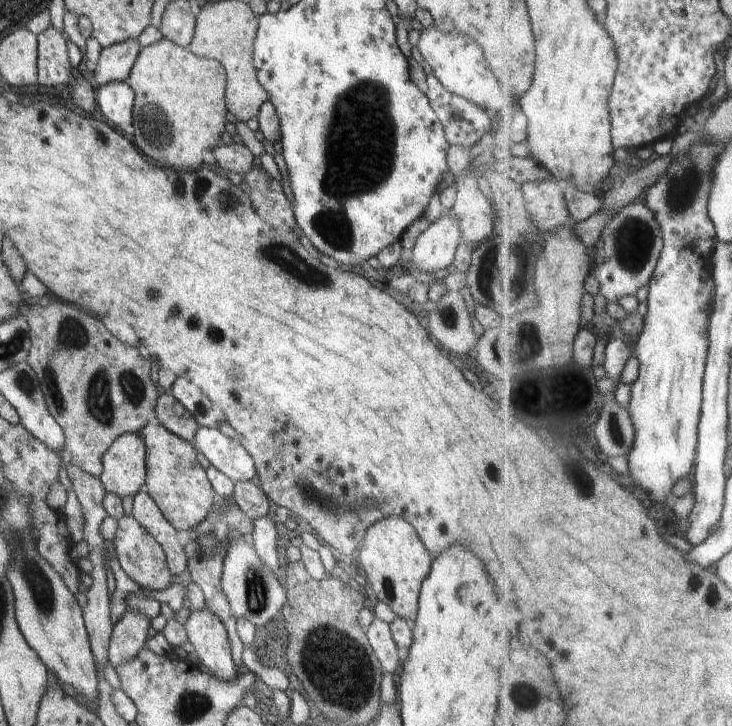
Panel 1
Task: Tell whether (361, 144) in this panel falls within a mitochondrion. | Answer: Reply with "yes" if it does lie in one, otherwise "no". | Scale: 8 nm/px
yes

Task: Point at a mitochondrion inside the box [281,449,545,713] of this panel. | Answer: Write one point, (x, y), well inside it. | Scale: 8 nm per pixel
(314, 494)

